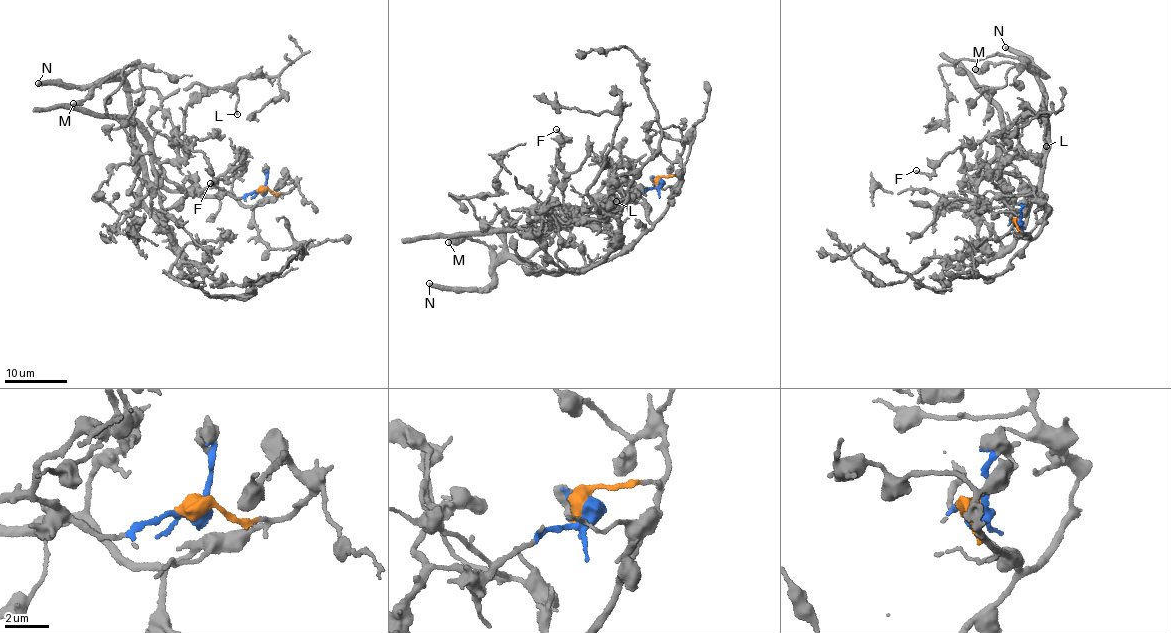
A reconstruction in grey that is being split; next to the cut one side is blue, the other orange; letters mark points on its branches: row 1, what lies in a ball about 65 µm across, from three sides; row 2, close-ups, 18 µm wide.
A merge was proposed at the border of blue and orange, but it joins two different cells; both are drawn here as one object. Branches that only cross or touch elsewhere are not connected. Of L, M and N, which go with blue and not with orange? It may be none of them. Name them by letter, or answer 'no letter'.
no letter

